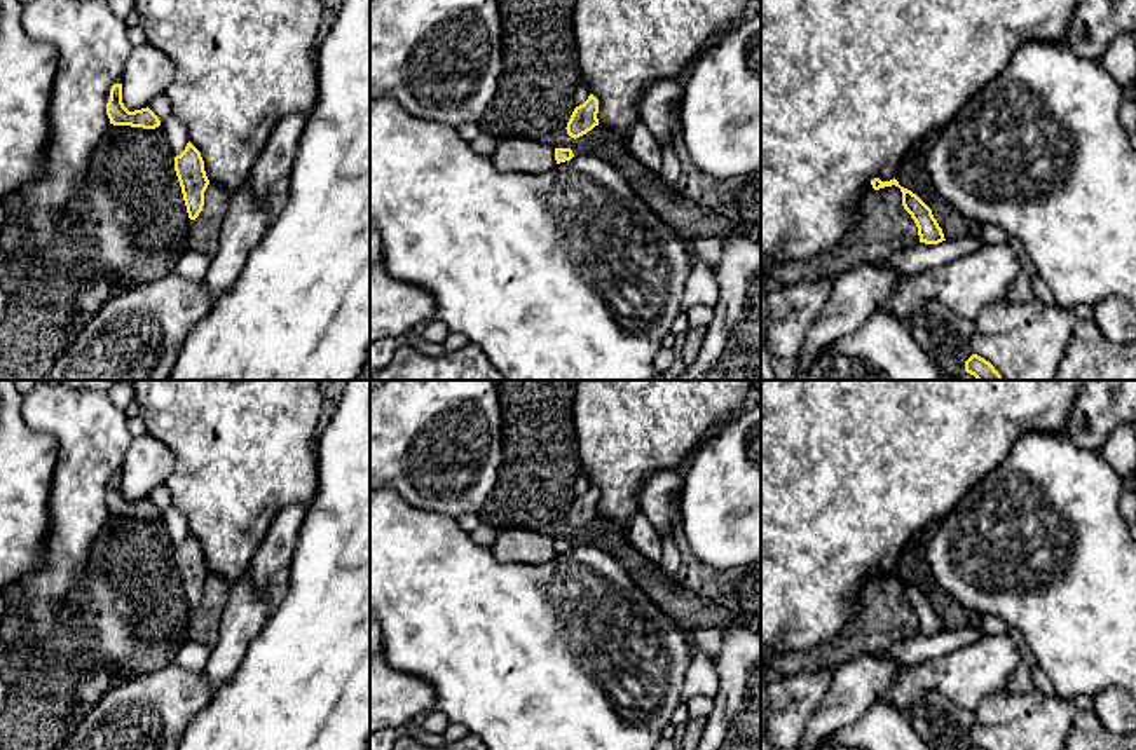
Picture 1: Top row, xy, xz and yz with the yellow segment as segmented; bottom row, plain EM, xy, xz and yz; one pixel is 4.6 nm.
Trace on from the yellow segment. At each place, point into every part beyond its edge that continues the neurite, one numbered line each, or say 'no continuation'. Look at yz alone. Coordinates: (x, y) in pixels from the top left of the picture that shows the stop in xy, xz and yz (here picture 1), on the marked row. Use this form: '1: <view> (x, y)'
no continuation

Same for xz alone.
no continuation

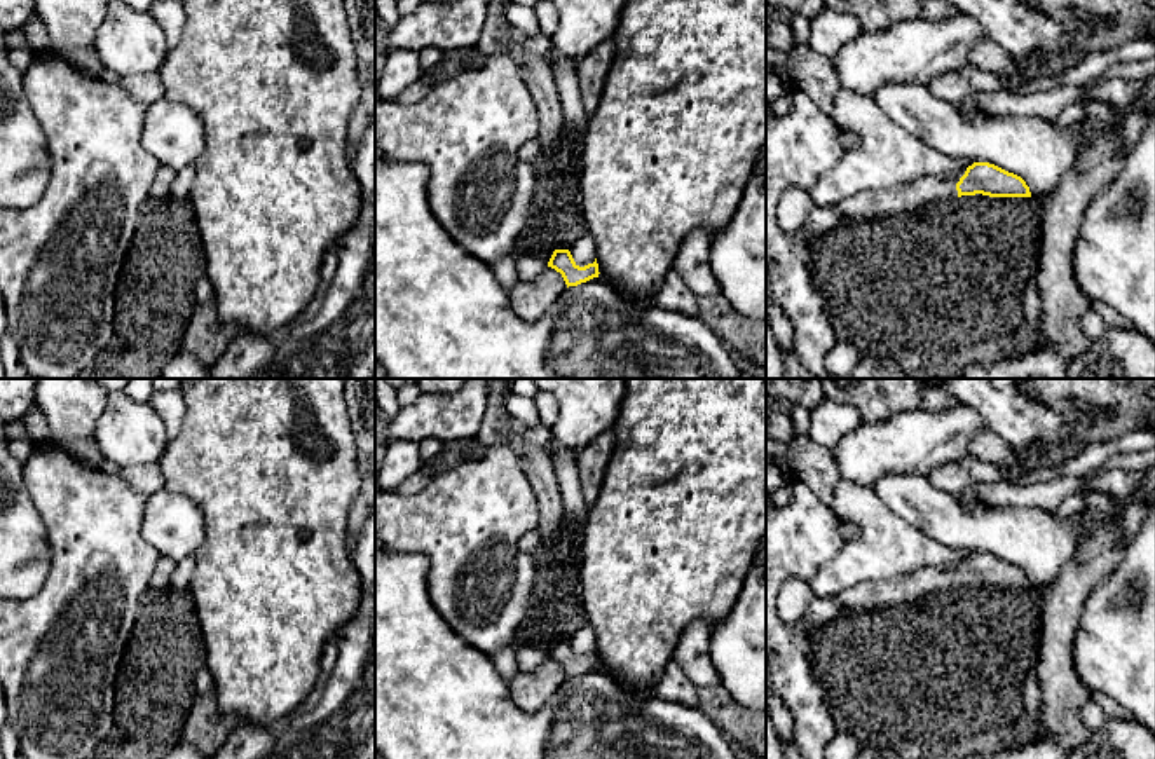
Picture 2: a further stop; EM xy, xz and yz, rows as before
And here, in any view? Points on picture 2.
1: yz (911, 196)

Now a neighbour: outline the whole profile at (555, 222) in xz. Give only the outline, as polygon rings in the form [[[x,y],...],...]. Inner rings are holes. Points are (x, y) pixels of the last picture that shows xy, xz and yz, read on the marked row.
[[[567,131],[551,155],[537,141],[525,148],[537,176],[530,216],[513,246],[513,255],[537,255],[550,262],[555,250],[571,246],[586,234],[579,162],[571,161]]]

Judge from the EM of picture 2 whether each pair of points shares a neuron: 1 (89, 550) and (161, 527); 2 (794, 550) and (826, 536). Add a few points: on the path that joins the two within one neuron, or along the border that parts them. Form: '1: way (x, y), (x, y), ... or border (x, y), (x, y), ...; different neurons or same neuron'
1: border (147, 496), (142, 536), (163, 555); different neurons
2: way (801, 543), (808, 536), (819, 536); same neuron

